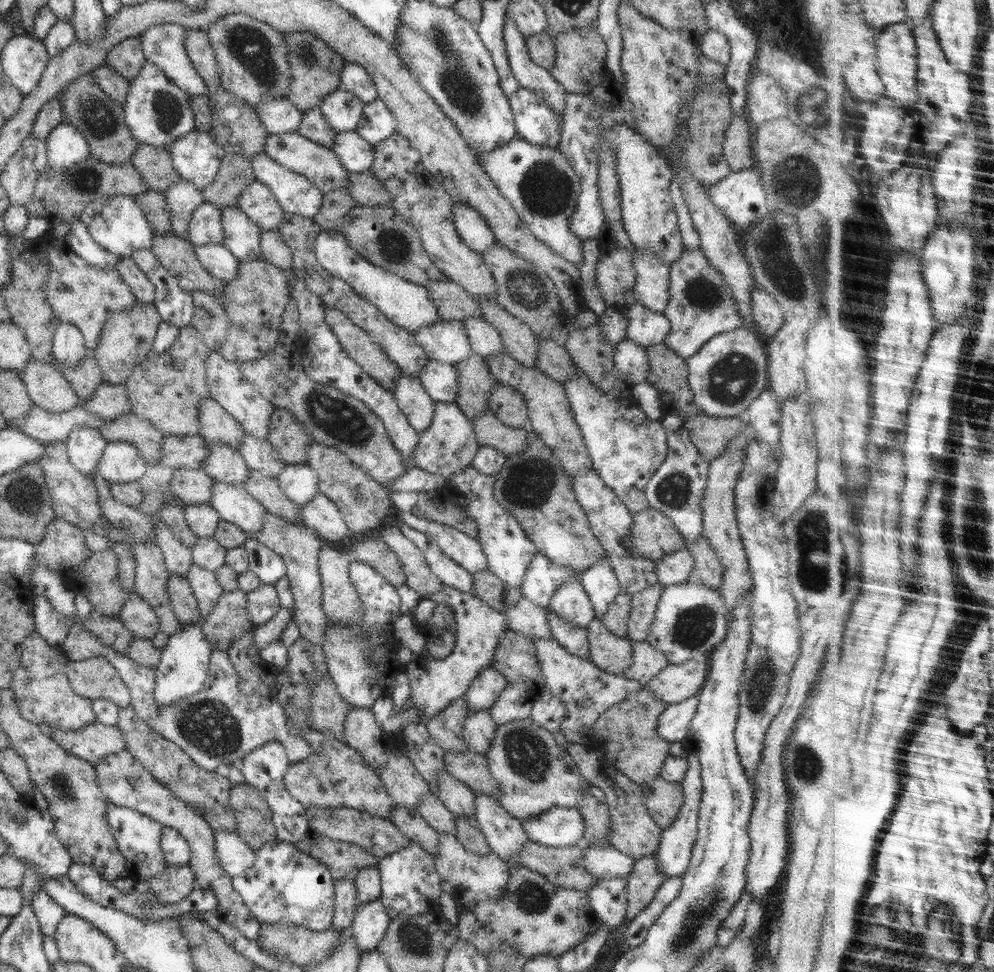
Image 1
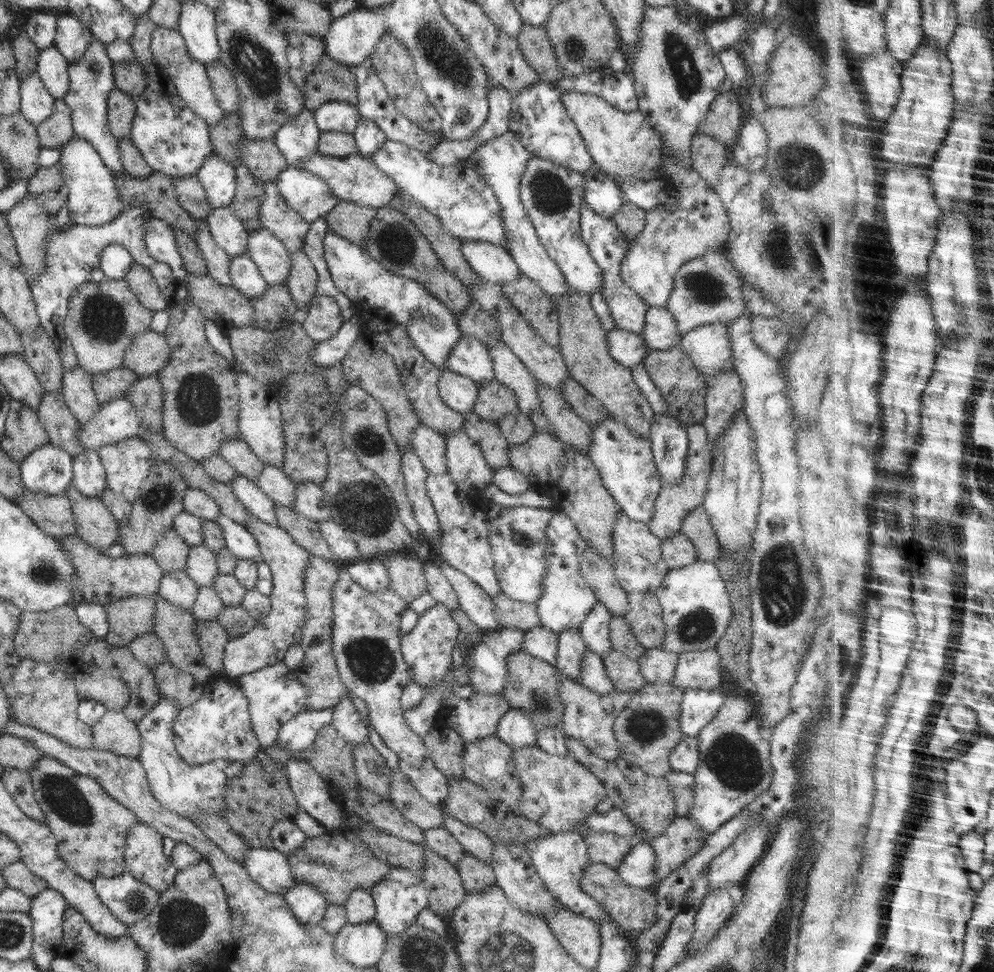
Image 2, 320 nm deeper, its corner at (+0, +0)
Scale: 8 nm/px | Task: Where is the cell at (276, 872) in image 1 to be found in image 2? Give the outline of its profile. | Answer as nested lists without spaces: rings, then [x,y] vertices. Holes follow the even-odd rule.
[[[295,882],[282,896],[302,924],[319,924],[329,905],[321,892],[306,882]]]

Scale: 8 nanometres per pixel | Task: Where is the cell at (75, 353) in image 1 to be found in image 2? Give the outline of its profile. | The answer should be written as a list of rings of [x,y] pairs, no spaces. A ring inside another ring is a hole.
[[[79,365],[63,371],[60,392],[79,424],[88,422],[99,411],[100,403],[97,401],[92,379],[93,375]]]

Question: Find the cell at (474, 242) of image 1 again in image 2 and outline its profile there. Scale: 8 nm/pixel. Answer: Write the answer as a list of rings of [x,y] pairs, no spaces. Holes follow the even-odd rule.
[[[462,241],[460,250],[470,269],[482,281],[502,286],[512,284],[520,277],[516,262],[503,247],[484,242]]]

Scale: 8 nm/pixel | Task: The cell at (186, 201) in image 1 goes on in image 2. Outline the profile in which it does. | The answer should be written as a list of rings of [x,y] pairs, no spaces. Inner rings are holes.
[[[195,220],[196,222],[196,246],[202,252],[207,266],[207,273],[216,283],[225,286],[232,286],[230,280],[230,255],[223,252],[212,239],[205,220]]]

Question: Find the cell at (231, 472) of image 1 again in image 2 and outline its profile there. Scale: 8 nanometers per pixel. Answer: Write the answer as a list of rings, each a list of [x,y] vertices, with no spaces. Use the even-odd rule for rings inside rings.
[[[236,474],[234,481],[230,483],[230,488],[246,507],[249,514],[253,514],[258,520],[266,524],[272,526],[277,524],[276,504],[258,488],[256,482],[250,481],[248,477],[244,477],[242,474]]]

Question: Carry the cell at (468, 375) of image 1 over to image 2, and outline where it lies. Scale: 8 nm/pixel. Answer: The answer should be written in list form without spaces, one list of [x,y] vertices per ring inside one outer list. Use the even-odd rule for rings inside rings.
[[[475,412],[466,415],[463,429],[467,435],[481,448],[485,461],[492,469],[511,466],[509,459],[509,443],[499,429],[498,422],[483,420]]]

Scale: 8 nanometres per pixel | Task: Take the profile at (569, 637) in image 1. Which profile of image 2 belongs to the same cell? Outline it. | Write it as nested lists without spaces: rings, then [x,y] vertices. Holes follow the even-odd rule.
[[[587,650],[581,660],[581,684],[598,695],[608,695],[615,689],[606,674],[602,657]]]

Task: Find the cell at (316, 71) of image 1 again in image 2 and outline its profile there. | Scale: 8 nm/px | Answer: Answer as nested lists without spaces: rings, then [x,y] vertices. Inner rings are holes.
[[[324,52],[307,76],[304,94],[305,108],[310,111],[330,101],[357,106],[357,86],[352,66],[338,63]]]

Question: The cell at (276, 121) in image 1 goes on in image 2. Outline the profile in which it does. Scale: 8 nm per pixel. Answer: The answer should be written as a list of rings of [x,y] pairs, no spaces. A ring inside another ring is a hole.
[[[304,108],[277,130],[273,141],[289,166],[300,169],[305,158],[319,152],[320,133],[313,111]]]

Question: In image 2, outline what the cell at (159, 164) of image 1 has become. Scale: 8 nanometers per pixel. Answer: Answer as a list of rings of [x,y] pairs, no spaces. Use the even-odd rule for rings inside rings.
[[[197,175],[174,178],[177,200],[181,208],[195,220],[206,220],[208,213],[213,210],[210,206],[206,191]]]

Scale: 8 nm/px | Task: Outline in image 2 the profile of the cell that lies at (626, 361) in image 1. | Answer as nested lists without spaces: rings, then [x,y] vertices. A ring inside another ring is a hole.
[[[614,327],[612,331],[607,332],[606,342],[608,342],[608,354],[629,369],[642,364],[647,354],[647,345],[641,336],[628,330]]]

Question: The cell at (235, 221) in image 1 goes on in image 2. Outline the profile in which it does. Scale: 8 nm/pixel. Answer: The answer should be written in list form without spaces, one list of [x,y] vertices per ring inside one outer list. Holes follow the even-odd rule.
[[[263,227],[248,233],[246,255],[256,264],[268,286],[284,285],[290,269],[290,255],[284,244]]]

